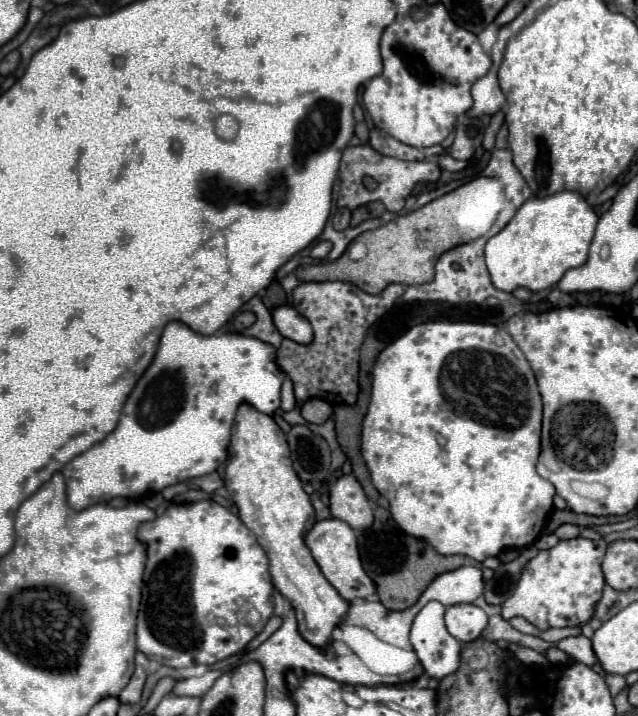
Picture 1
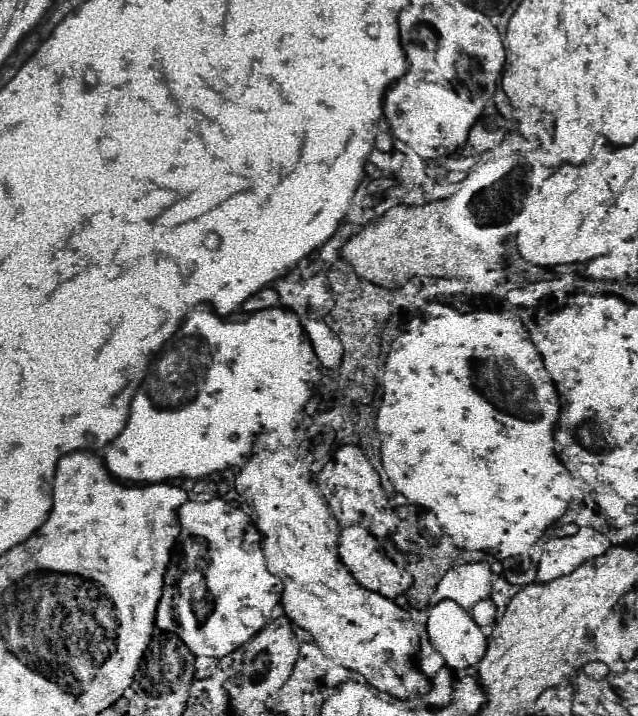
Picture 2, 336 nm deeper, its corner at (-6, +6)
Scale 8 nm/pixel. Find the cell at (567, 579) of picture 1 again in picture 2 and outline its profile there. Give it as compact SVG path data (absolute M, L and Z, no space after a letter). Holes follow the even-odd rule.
M582 528L568 538L552 538L546 542L544 554L538 562L538 580L550 582L558 576L570 574L580 564L604 554L608 548L608 538L590 528Z

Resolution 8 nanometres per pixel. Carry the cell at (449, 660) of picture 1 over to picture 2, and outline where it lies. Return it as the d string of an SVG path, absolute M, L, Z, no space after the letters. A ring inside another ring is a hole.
M438 600L430 608L428 618L426 618L426 634L428 634L428 642L434 648L434 652L440 654L442 660L450 668L462 668L466 664L474 664L482 658L482 654L486 650L486 638L478 632L476 624L468 616L468 612L462 610L452 600Z

